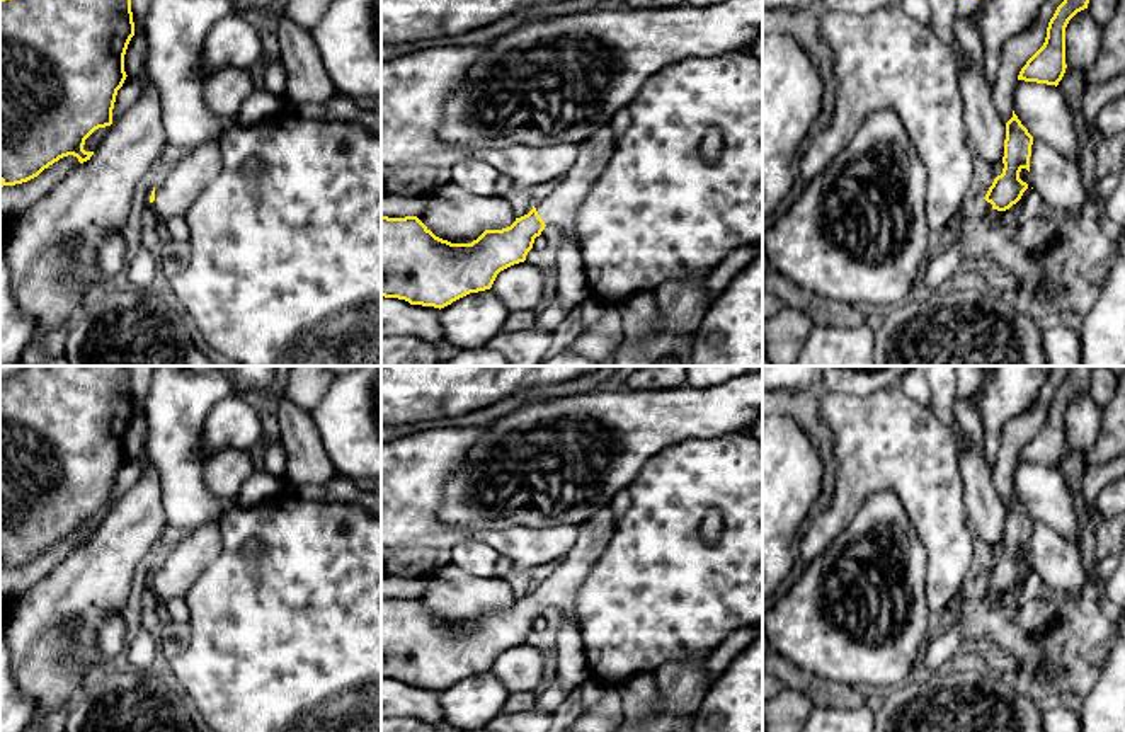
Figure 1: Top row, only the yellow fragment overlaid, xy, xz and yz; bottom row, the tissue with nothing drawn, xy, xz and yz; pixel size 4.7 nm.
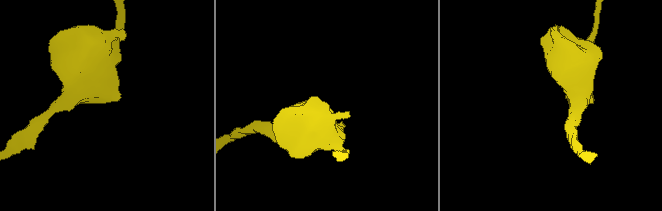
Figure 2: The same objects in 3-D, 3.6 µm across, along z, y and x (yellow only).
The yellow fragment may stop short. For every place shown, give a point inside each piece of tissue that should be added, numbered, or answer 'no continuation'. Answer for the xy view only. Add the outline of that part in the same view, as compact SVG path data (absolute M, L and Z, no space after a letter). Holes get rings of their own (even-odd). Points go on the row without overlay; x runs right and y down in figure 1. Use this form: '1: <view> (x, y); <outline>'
1: xy (176, 574); M208 523L186 538L155 567L153 591L160 601L184 598L197 577L220 557L223 541L220 523Z

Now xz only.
1: xz (560, 589); M609 506L599 509L579 526L577 541L562 558L558 569L548 579L534 586L545 606L557 608L562 615L577 621L577 592L585 575L606 550L614 528L616 518Z

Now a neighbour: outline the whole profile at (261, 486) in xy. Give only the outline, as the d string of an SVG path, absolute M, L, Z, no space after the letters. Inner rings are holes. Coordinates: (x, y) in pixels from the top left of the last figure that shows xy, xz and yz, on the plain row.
M267 470L254 472L240 487L237 504L243 507L259 506L271 500L286 489L284 478L271 475Z

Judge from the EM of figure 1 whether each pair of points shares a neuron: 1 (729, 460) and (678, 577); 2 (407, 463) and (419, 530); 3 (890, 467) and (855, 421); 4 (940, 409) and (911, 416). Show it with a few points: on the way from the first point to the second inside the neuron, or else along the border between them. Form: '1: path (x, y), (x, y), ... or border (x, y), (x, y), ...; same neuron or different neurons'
1: path (700, 489), (678, 523), (678, 548); same neuron
2: path (407, 480), (407, 513); same neuron
3: path (889, 455), (867, 433); same neuron
4: border (928, 406), (952, 429); different neurons

